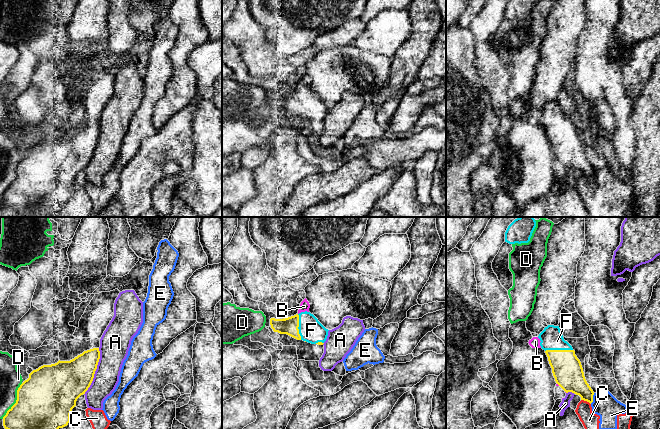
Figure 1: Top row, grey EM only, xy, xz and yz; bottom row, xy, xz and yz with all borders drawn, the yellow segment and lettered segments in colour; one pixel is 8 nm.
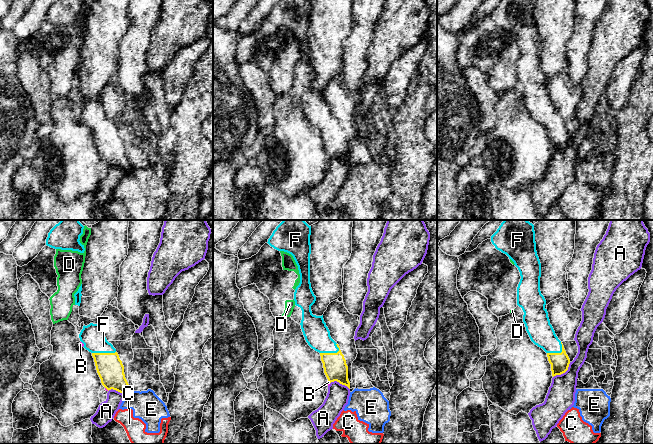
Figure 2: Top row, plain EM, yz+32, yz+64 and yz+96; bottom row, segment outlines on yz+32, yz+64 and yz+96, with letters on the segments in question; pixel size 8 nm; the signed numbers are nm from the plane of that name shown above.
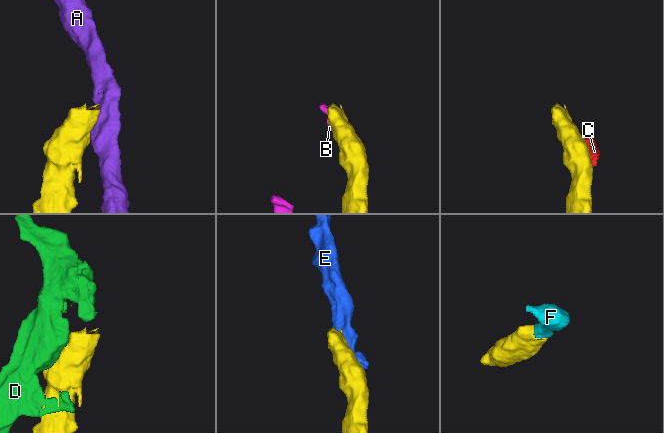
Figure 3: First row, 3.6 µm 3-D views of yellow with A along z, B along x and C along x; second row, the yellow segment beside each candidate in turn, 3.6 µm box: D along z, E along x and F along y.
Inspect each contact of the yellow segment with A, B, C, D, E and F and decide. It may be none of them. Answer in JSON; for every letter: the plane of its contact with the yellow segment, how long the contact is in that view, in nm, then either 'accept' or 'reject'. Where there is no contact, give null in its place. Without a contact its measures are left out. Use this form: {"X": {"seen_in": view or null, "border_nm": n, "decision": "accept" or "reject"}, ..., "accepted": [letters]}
{"A": {"seen_in": "xy", "border_nm": 400, "decision": "reject"}, "B": {"seen_in": "yz", "border_nm": 30, "decision": "reject"}, "C": {"seen_in": "yz", "border_nm": 90, "decision": "reject"}, "D": {"seen_in": "xy", "border_nm": 340, "decision": "reject"}, "E": {"seen_in": "yz", "border_nm": 90, "decision": "reject"}, "F": {"seen_in": "yz", "border_nm": 220, "decision": "accept"}, "accepted": ["F"]}

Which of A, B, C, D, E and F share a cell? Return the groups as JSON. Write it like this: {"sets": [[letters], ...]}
{"sets": [["A"], ["B"], ["C", "E"], ["D"], ["F"]]}

